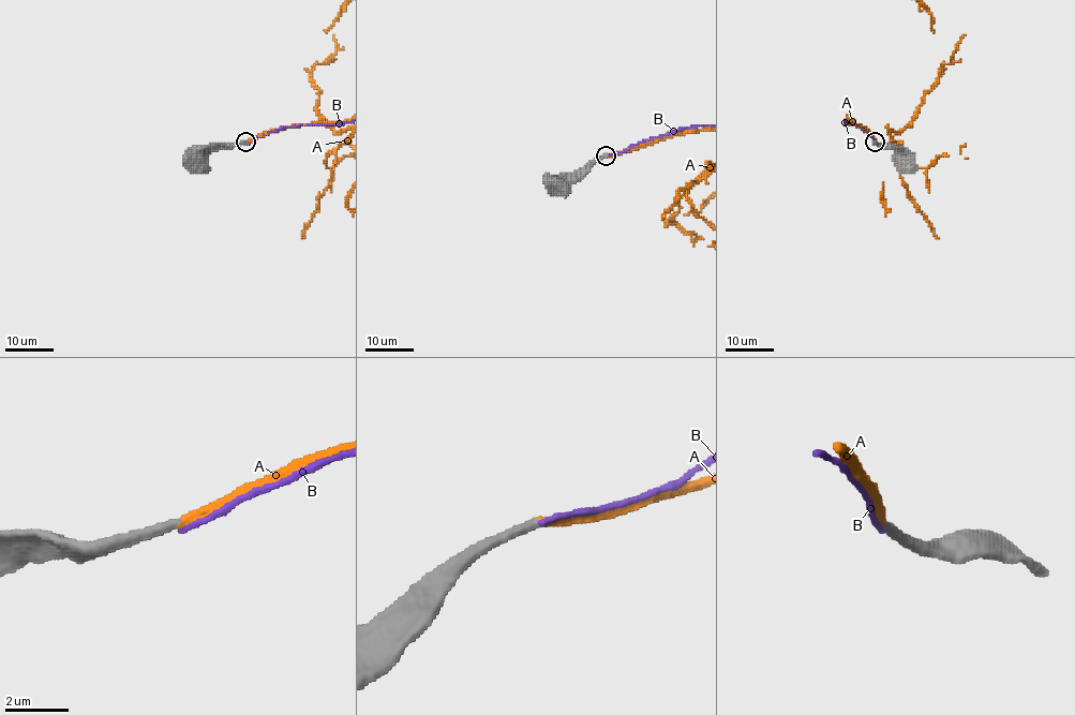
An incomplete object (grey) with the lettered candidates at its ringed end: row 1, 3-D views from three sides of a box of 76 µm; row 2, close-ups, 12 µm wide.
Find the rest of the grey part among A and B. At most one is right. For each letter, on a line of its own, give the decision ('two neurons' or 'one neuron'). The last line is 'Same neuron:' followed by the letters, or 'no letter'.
A: one neuron
B: two neurons
Same neuron: A

